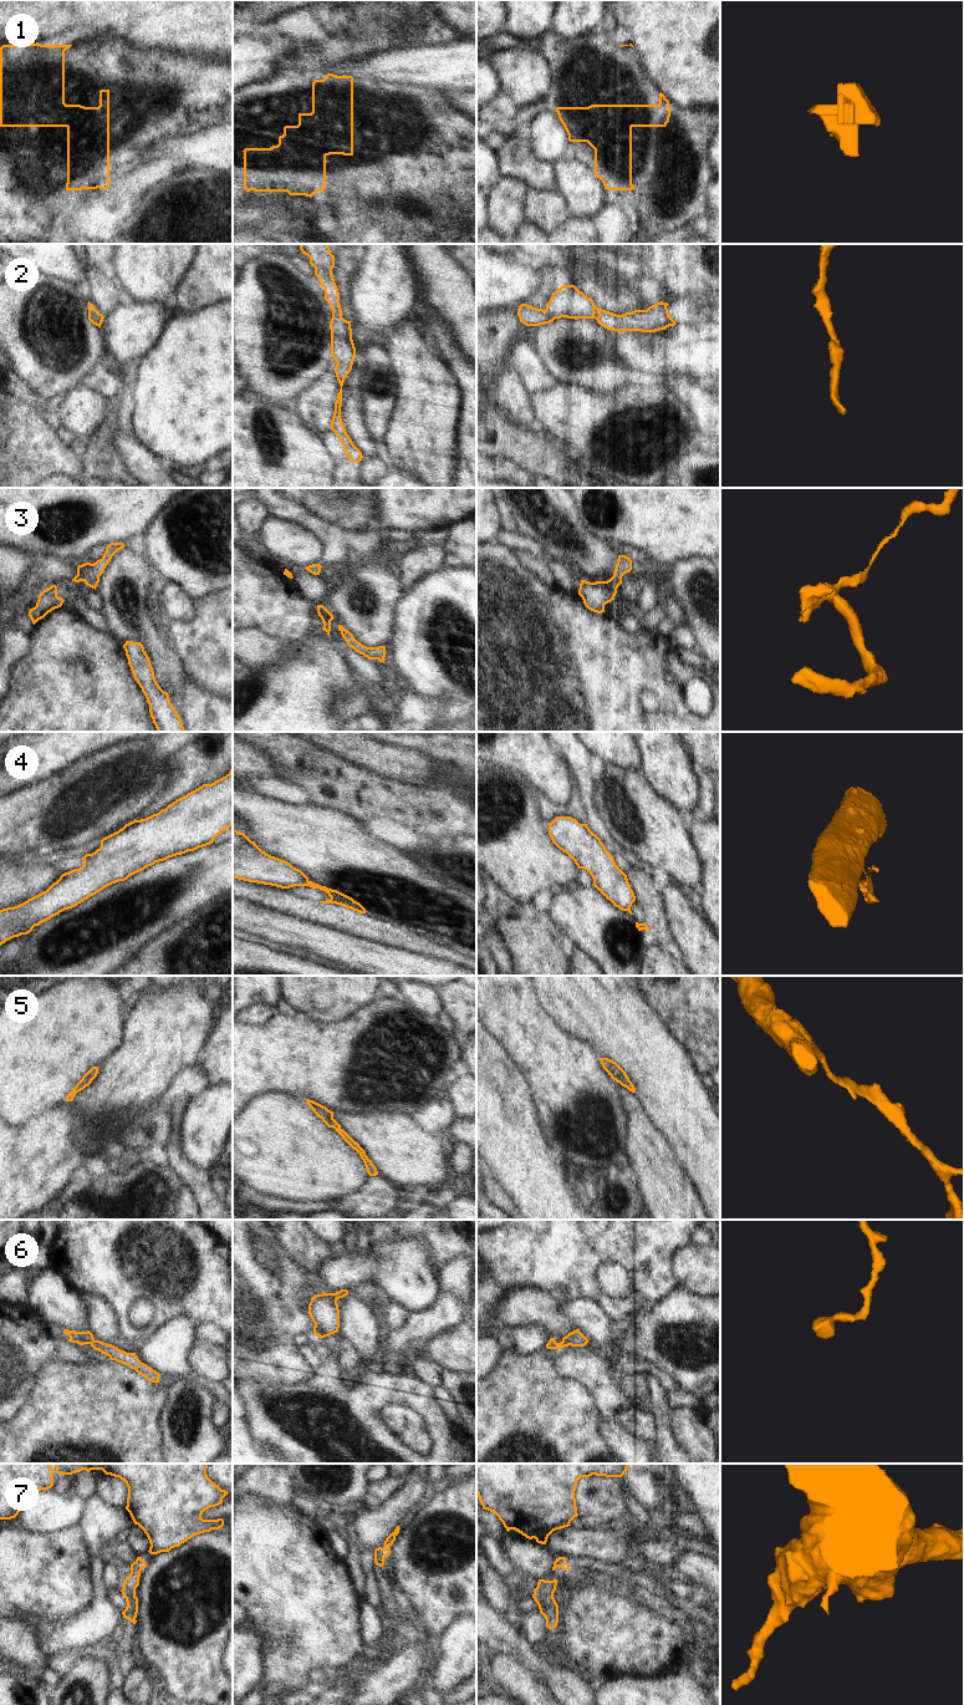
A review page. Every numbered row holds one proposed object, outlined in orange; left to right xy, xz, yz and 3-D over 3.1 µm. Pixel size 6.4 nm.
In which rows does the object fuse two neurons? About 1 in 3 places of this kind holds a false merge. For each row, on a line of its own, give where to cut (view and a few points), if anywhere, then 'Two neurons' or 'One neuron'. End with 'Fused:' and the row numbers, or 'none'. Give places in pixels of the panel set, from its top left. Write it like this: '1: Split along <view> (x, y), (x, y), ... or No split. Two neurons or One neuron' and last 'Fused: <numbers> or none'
1: Split along yz (590, 106), (628, 106), (631, 108), (632, 126). Two neurons
2: No split. One neuron
3: No split. One neuron
4: Split along xz (307, 880), (300, 885). Two neurons
5: No split. One neuron
6: No split. One neuron
7: No split. One neuron
Fused: 1, 4.

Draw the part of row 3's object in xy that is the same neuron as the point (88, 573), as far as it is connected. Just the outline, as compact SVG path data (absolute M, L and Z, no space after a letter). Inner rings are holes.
M111 543L106 546L103 556L96 563L85 563L77 566L77 575L72 579L75 582L83 581L87 586L96 590L100 576L103 574L106 566L111 561L112 556L126 545L123 543Z

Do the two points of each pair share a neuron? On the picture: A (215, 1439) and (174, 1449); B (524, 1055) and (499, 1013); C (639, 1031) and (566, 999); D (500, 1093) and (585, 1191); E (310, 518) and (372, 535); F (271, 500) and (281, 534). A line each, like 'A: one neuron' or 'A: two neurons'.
A: one neuron
B: one neuron
C: one neuron
D: two neurons
E: one neuron
F: two neurons

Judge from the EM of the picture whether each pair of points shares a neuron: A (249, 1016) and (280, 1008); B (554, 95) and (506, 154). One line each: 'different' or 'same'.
A: same
B: different

